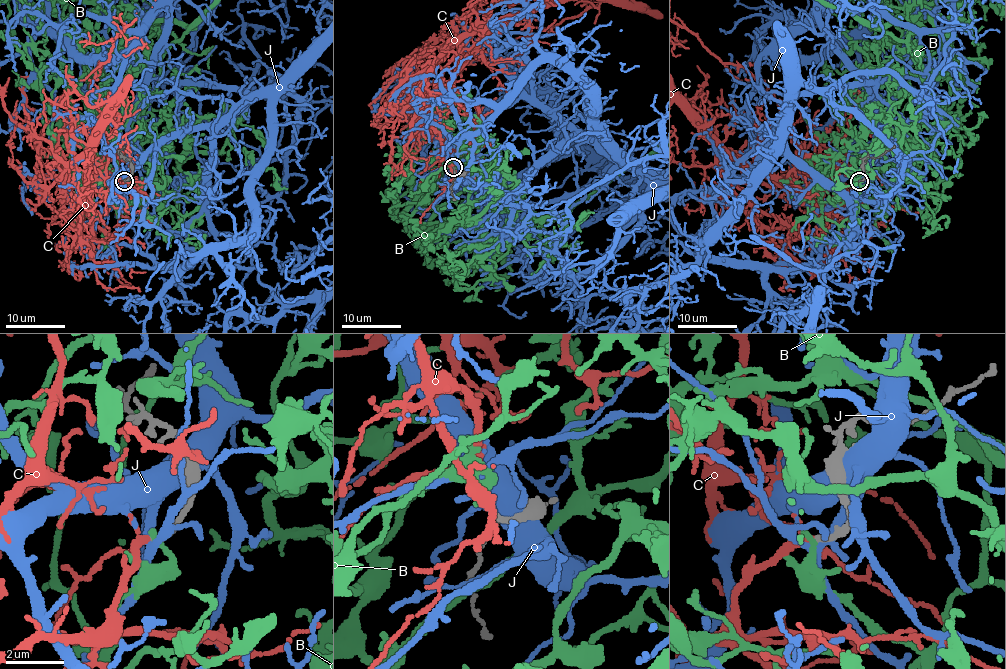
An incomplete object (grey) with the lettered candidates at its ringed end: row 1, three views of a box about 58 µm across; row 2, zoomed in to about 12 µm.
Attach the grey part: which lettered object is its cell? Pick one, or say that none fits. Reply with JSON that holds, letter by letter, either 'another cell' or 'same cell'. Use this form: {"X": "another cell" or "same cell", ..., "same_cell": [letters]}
{"B": "another cell", "C": "same cell", "J": "another cell", "same_cell": ["C"]}

